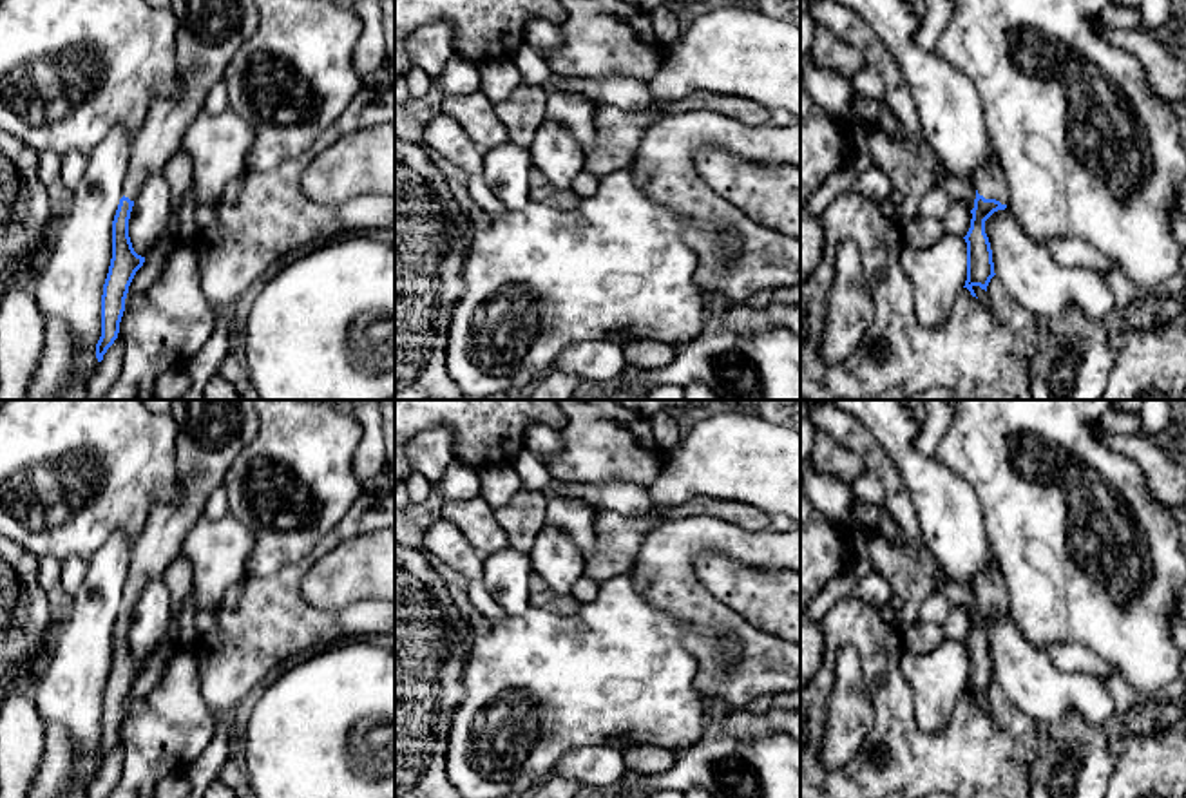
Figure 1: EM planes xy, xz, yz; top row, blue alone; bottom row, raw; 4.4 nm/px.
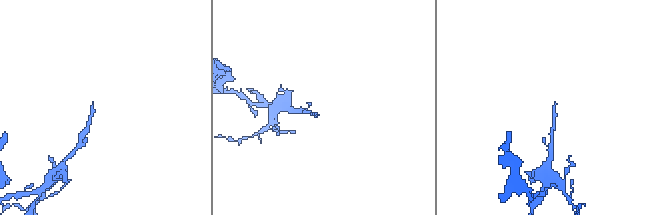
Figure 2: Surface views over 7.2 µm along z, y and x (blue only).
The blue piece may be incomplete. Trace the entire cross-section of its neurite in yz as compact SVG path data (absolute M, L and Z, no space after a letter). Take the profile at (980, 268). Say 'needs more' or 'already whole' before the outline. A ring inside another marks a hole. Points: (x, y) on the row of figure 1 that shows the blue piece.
needs more | M992 150L990 161L974 176L974 186L976 199L971 210L971 228L963 237L967 242L967 280L963 288L972 297L976 297L974 286L987 291L990 279L996 275L985 221L1009 204L1009 186L996 150Z

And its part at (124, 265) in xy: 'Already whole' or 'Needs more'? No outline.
Needs more

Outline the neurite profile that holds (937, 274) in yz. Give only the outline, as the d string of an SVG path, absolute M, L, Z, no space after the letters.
M943 233L929 248L904 244L900 266L913 291L913 313L920 326L945 326L967 280L965 239Z

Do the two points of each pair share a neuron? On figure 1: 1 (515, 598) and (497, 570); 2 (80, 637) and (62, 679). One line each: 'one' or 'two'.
1: one
2: one

